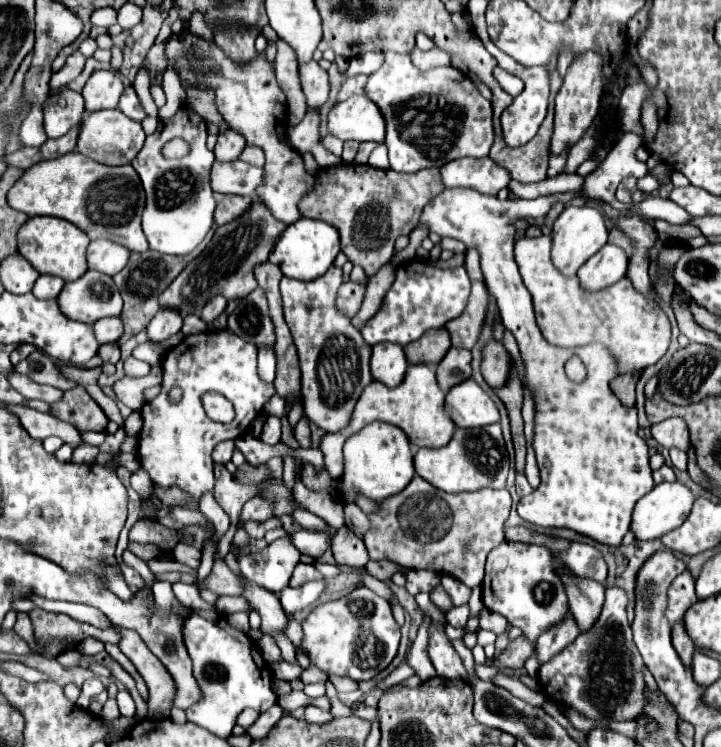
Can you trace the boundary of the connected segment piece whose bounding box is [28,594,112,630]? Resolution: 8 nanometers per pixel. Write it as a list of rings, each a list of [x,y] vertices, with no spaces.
[[[30,594],[28,598],[39,608],[54,610],[54,612],[64,612],[70,618],[74,618],[78,622],[86,622],[86,624],[90,624],[94,628],[106,630],[106,628],[112,626],[112,622],[100,610],[96,610],[96,608],[82,606],[82,604],[72,604],[72,602],[62,602],[62,600],[49,600],[36,594]]]

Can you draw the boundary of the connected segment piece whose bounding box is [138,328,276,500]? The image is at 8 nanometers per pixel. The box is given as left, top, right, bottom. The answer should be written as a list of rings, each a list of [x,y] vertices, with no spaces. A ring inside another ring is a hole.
[[[228,328],[186,336],[178,346],[166,352],[166,358],[162,360],[162,392],[142,406],[144,426],[138,436],[140,464],[154,484],[162,484],[164,488],[176,484],[192,494],[194,500],[200,500],[206,490],[214,488],[214,446],[222,440],[242,436],[276,392],[274,386],[268,386],[258,378],[256,356],[256,346],[244,342]],[[172,386],[180,386],[184,392],[178,404],[168,402],[168,390]],[[206,392],[218,392],[234,404],[236,416],[232,424],[218,424],[206,416],[202,408],[202,394]]]

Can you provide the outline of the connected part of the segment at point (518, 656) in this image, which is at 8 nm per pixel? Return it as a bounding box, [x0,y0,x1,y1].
[494,636,534,668]

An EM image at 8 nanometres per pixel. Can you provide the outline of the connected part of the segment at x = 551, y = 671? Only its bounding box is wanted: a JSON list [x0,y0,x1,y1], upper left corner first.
[538,588,644,728]

